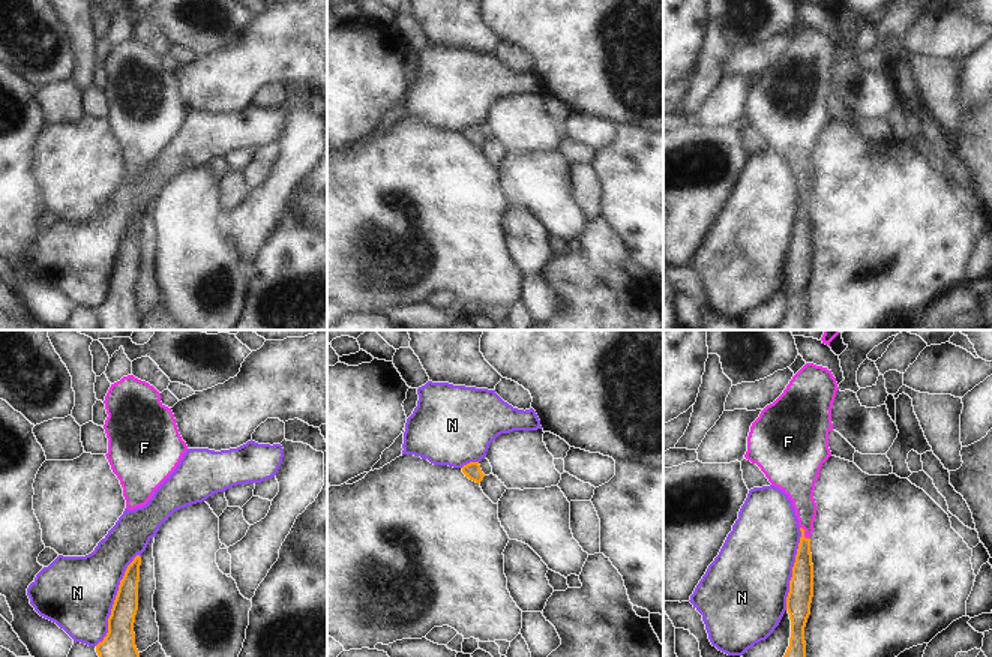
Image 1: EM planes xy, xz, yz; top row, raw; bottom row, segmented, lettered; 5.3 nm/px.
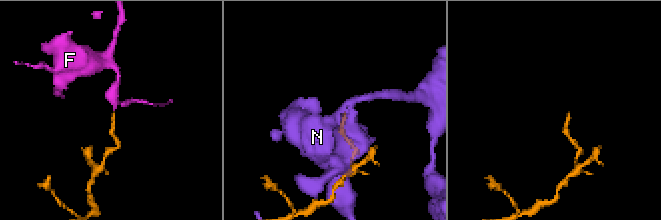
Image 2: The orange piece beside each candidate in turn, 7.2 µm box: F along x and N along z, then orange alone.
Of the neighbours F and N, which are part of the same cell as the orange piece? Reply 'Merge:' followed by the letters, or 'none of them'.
Merge: F.

